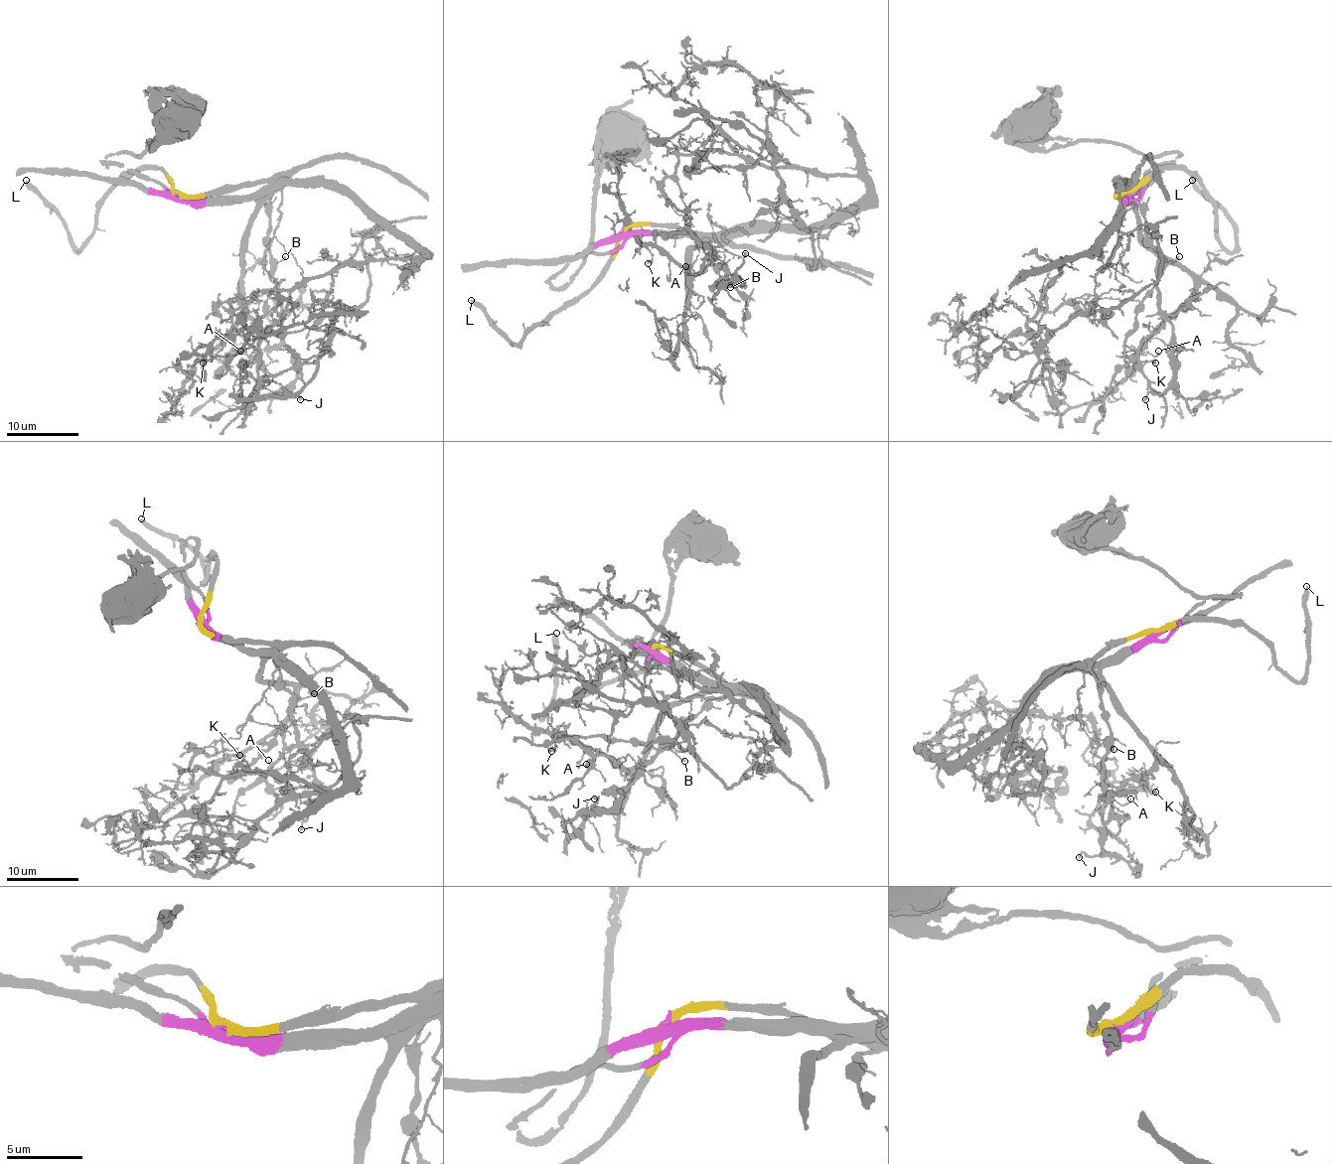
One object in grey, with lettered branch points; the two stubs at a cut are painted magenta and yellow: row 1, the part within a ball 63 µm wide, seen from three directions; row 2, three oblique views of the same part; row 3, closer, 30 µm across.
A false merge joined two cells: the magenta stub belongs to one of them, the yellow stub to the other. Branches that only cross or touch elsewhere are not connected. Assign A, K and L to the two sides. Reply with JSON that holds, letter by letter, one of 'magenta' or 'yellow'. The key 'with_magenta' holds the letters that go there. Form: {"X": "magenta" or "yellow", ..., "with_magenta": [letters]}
{"A": "magenta", "K": "magenta", "L": "yellow", "with_magenta": ["A", "K"]}

